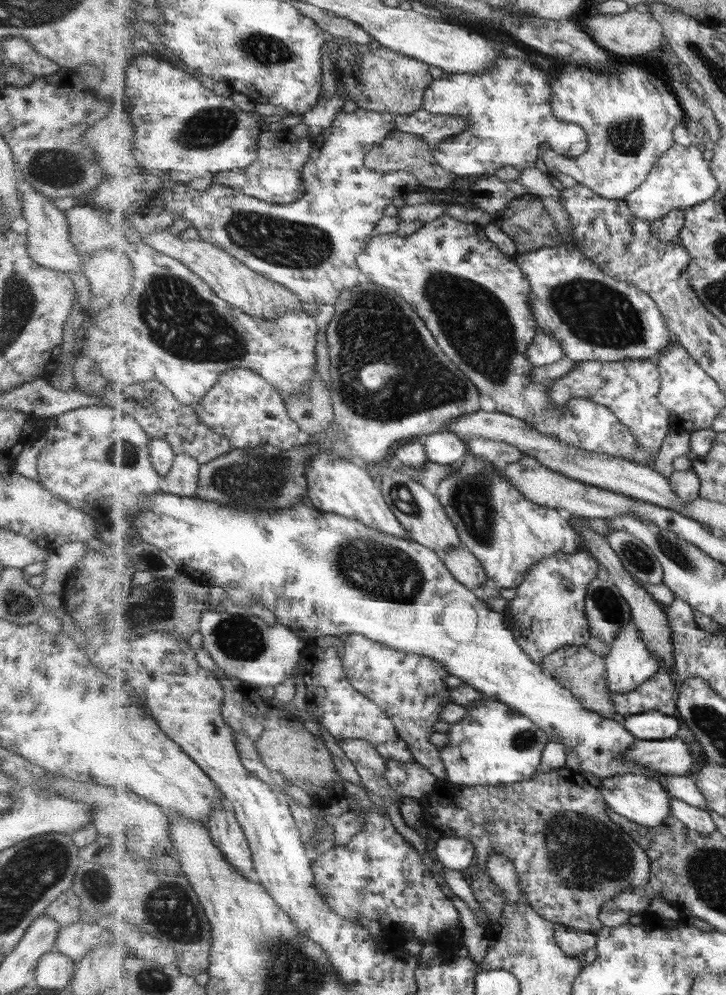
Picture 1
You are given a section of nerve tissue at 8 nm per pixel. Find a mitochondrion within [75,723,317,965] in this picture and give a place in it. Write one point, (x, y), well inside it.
(169, 908)

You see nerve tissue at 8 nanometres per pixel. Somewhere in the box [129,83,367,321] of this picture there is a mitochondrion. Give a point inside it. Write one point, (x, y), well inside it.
(276, 241)

